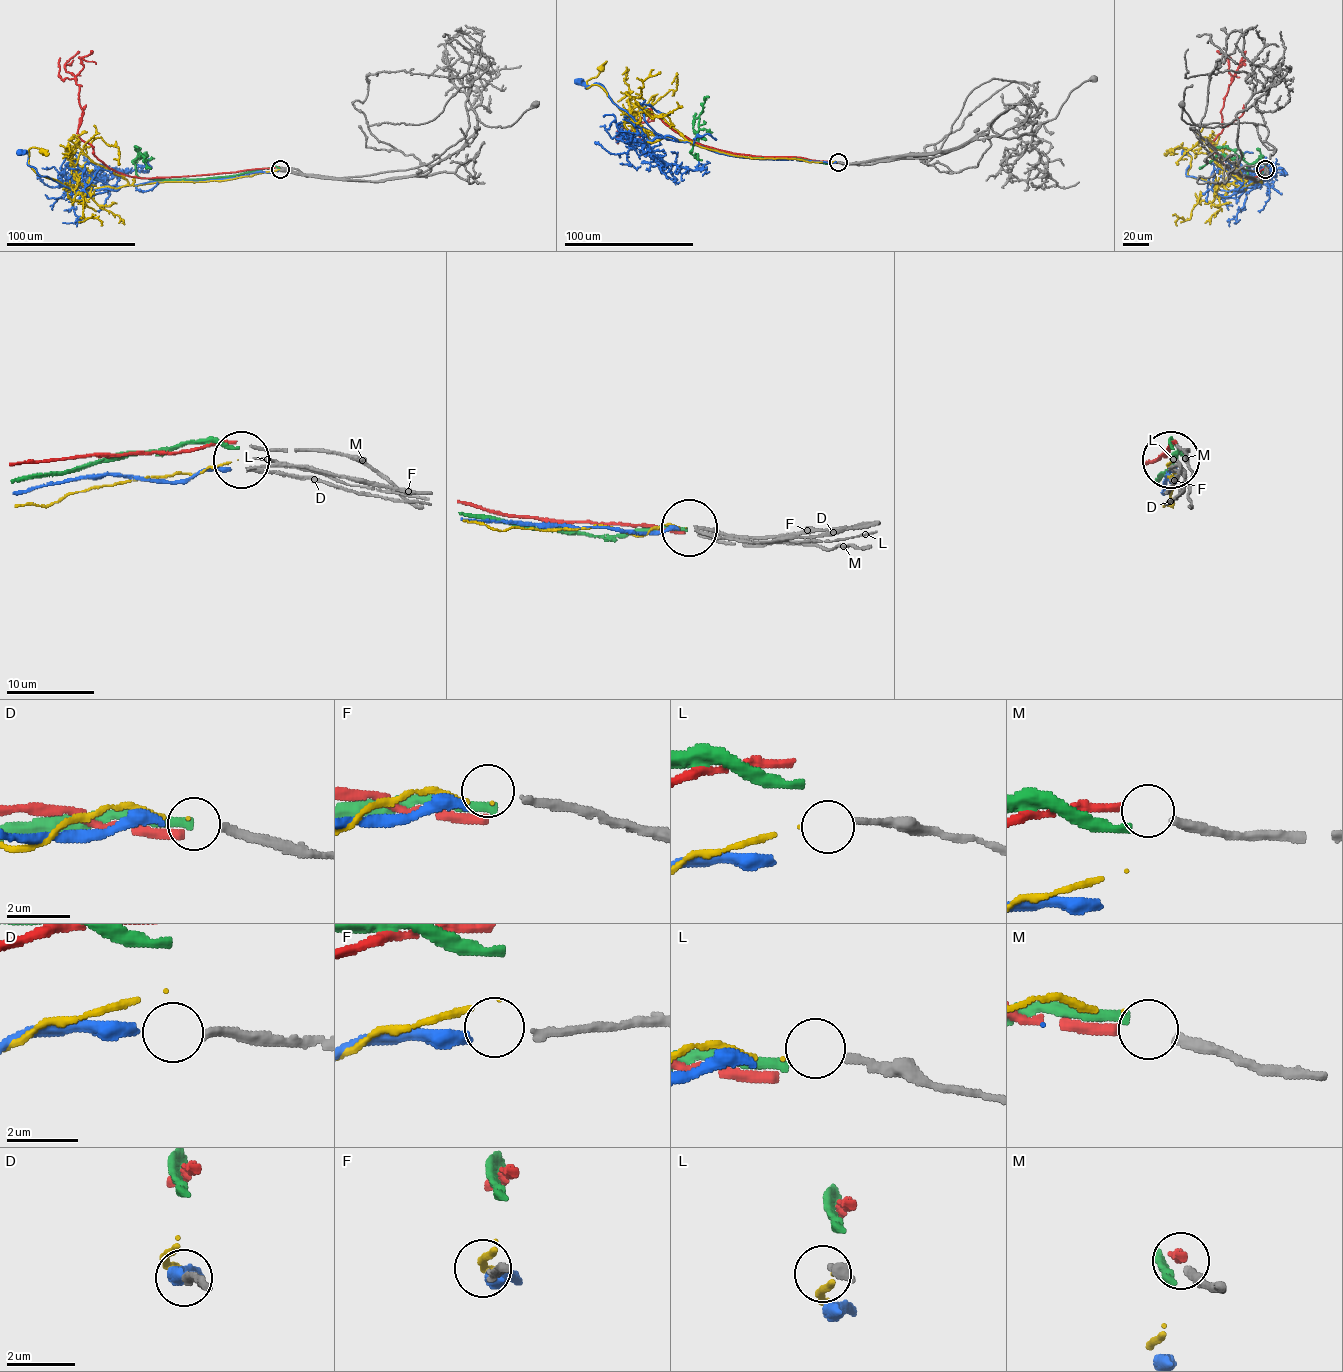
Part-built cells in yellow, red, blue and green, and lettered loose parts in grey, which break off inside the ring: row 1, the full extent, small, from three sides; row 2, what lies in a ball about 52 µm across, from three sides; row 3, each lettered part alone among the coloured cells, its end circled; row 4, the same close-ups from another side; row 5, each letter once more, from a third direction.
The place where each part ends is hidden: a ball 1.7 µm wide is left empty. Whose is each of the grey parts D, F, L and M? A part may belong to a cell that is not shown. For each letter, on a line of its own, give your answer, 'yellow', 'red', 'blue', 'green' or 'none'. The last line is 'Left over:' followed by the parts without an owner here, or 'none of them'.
D: blue
F: none
L: yellow
M: red
Left over: F

